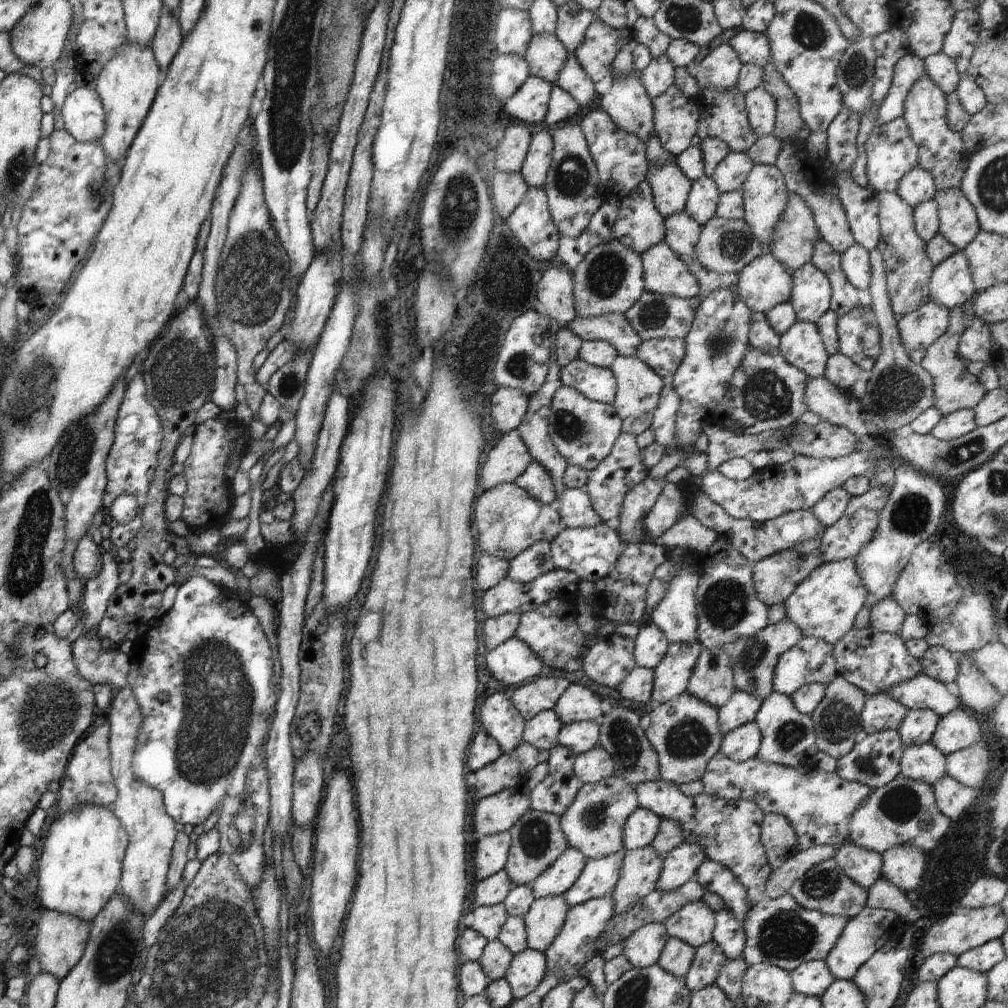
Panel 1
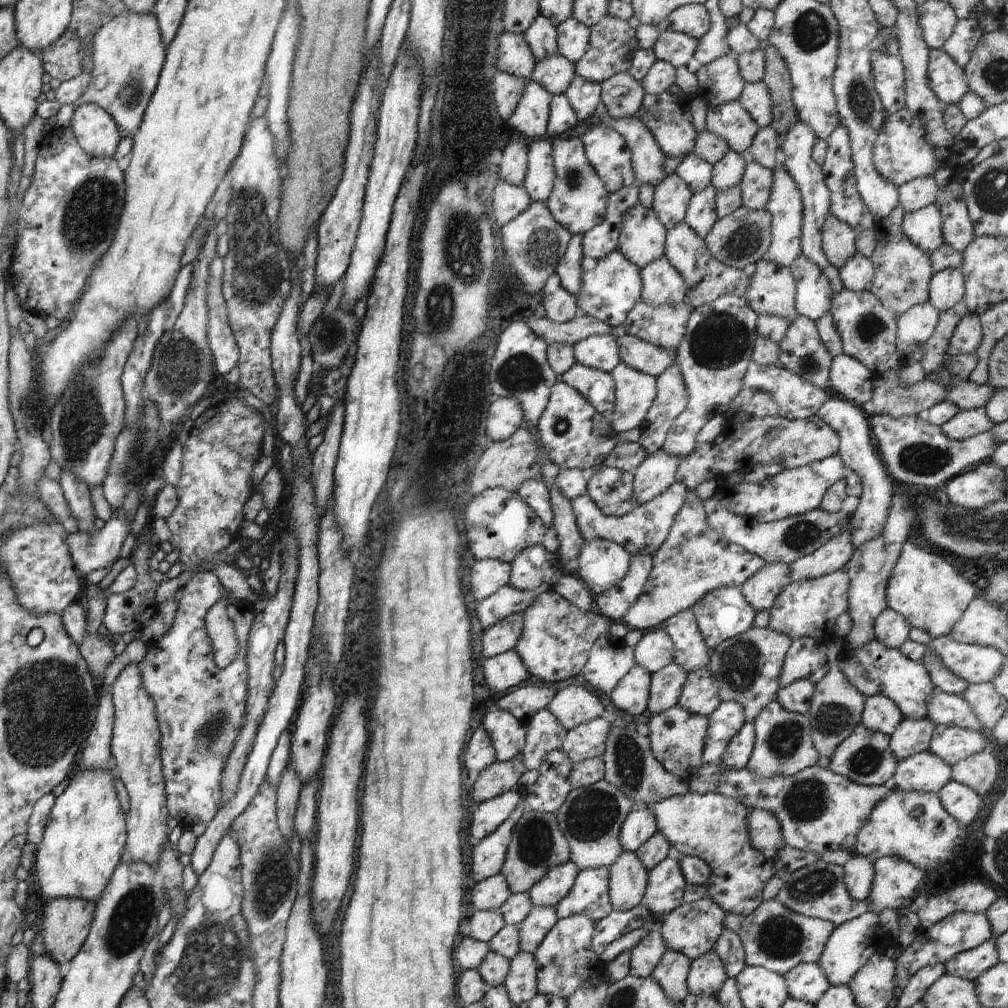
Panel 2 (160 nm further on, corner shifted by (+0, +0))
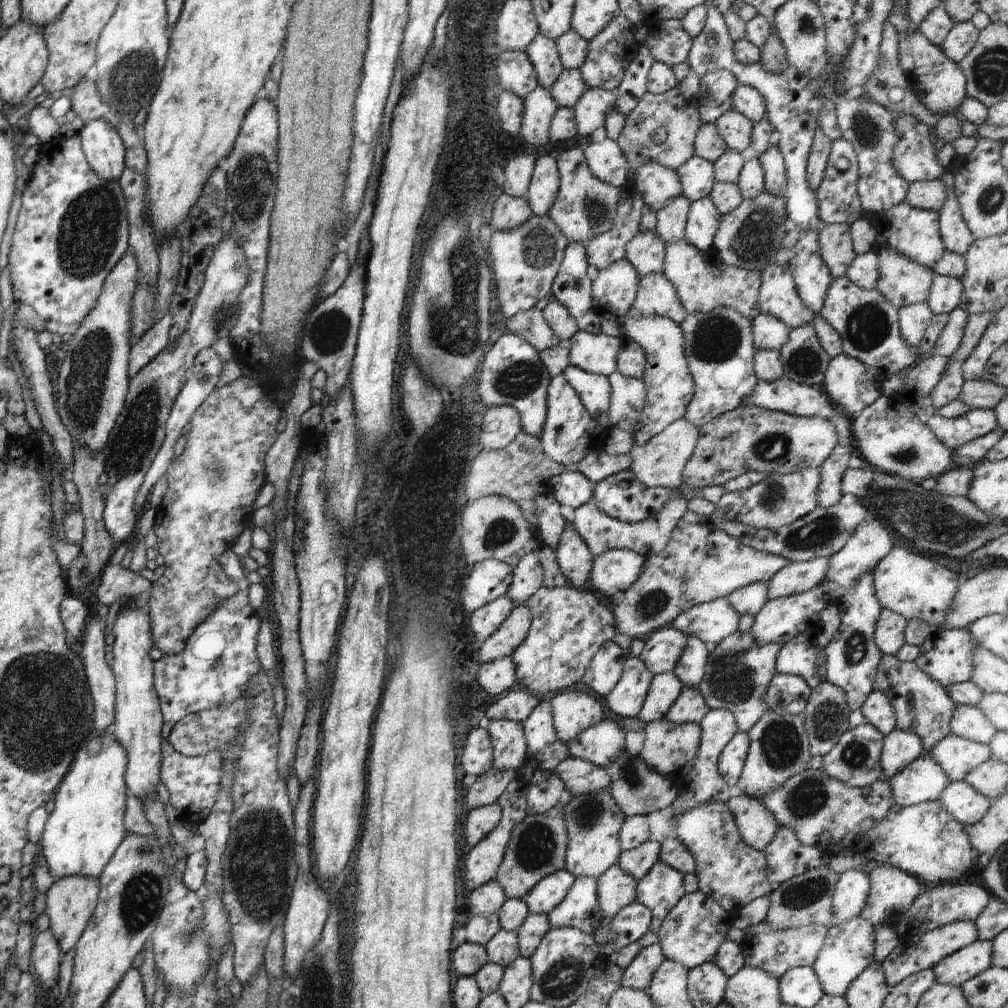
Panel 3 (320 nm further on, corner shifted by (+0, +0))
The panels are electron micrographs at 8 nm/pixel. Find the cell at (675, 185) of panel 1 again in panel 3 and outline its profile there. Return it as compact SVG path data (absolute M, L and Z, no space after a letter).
M681 194L666 203L656 214L656 234L665 244L676 243L685 238L685 224L689 213L690 201Z

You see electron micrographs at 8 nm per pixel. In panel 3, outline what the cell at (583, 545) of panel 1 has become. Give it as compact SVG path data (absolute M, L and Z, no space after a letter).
M614 549L593 557L590 584L604 596L624 592L638 580L645 558L634 551Z

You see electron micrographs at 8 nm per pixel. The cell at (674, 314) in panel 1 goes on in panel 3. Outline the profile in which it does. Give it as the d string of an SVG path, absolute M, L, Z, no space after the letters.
M654 316L635 317L634 319L628 317L624 318L621 323L626 332L625 336L637 342L646 357L645 370L641 379L649 390L632 432L634 440L642 446L669 424L685 416L687 406L691 403L695 391L695 382L685 357L681 325L677 325L666 317Z

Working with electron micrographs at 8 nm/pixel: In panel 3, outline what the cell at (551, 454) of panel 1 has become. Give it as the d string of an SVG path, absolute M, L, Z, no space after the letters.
M567 521L555 550L566 585L574 589L590 590L593 556L587 544L576 532L573 522Z

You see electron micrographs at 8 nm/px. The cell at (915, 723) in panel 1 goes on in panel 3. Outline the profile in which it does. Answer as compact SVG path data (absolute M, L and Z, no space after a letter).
M895 728L889 735L885 735L883 740L880 761L883 779L890 780L922 754L924 748L918 736Z

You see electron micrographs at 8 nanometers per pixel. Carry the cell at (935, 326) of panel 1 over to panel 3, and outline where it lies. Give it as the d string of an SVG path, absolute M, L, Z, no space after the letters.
M914 303L898 309L899 329L909 347L919 347L922 335L934 316L928 303Z

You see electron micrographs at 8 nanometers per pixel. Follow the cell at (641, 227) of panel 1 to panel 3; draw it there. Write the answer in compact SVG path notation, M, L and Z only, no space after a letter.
M639 232L625 248L625 259L640 277L662 275L665 261L665 242L655 233Z

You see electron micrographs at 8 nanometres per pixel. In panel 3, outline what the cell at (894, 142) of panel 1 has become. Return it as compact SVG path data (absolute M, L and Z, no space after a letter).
M896 114L898 142L893 152L896 172L909 183L942 178L948 170L934 153L932 129L912 115Z

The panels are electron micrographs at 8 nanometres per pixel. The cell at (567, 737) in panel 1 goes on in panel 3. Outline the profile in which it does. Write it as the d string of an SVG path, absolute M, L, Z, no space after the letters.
M604 719L581 732L567 745L569 754L606 768L625 750L624 730L615 721Z

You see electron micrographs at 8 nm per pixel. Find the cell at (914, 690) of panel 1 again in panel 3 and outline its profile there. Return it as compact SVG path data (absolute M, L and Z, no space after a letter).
M958 705L954 711L951 732L966 740L989 745L996 729L978 707Z

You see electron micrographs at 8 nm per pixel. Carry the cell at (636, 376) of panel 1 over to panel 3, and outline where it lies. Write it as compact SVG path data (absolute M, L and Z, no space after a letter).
M618 372L612 373L608 380L611 386L611 403L607 412L609 422L633 432L649 388L641 378L628 378Z

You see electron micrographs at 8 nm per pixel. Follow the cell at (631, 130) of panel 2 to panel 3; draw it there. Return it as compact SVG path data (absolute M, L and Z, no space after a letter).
M646 162L636 171L630 173L635 174L634 184L638 194L642 195L645 209L650 209L652 212L657 213L661 208L666 206L666 203L673 201L675 197L679 197L682 194L678 173L661 164Z

